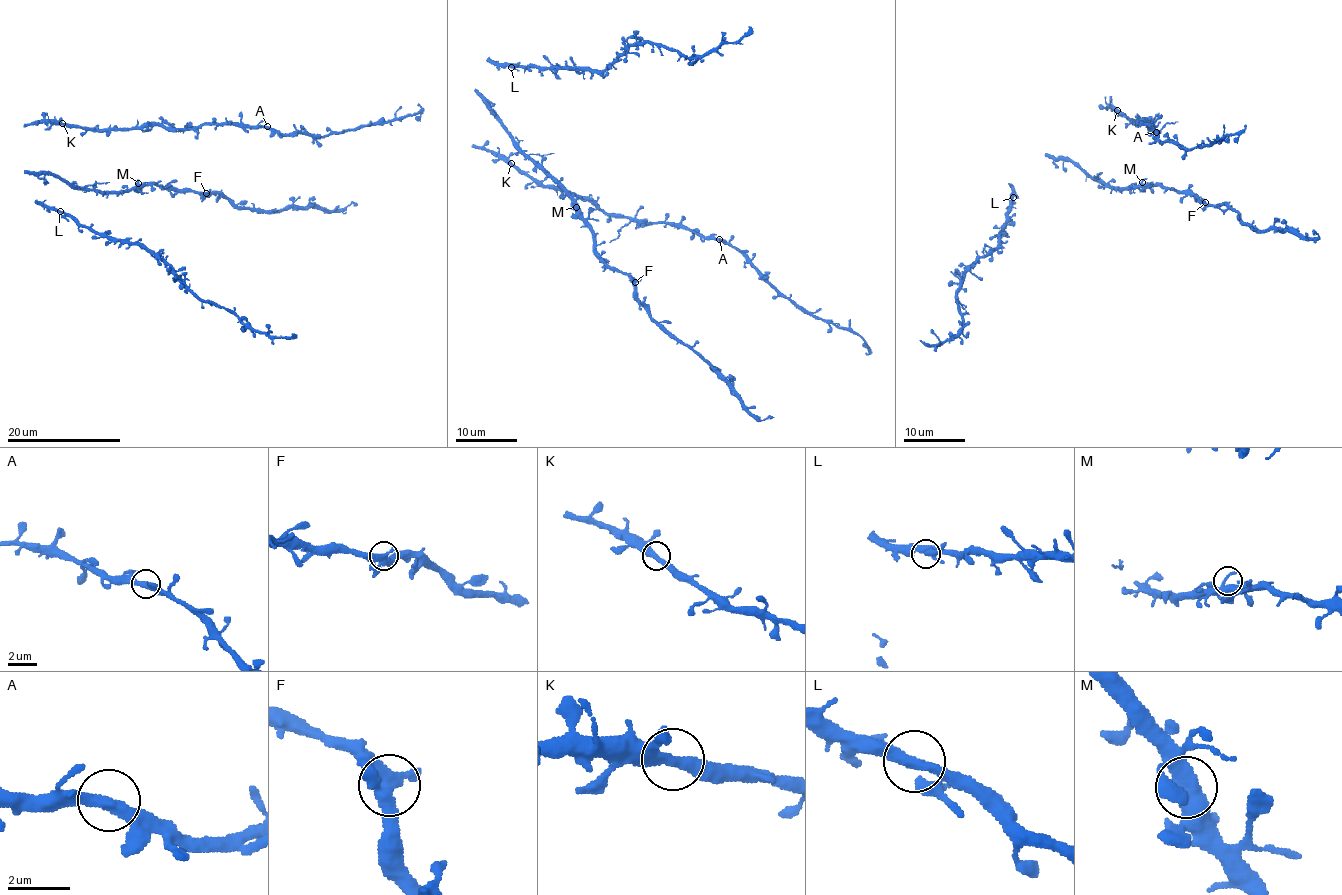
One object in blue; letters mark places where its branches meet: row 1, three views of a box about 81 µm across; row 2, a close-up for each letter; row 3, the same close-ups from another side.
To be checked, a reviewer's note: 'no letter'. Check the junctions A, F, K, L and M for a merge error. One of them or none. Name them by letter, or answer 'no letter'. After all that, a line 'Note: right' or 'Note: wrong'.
no letter
Note: right

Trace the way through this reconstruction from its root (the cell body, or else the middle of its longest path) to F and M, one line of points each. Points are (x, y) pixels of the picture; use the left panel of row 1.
F: (81, 187), (108, 192), (156, 184), (205, 193)
M: (81, 187), (108, 192), (130, 191), (138, 183)

